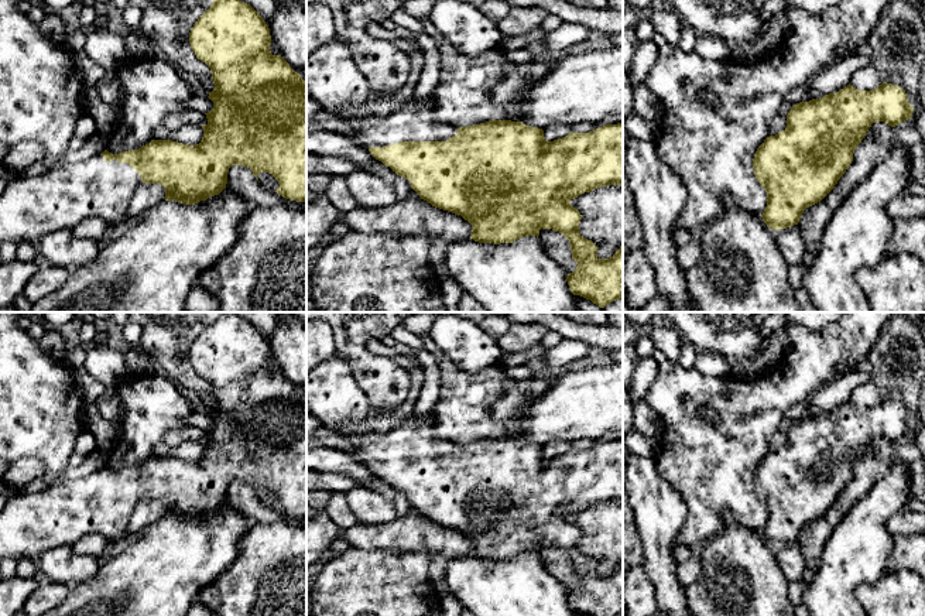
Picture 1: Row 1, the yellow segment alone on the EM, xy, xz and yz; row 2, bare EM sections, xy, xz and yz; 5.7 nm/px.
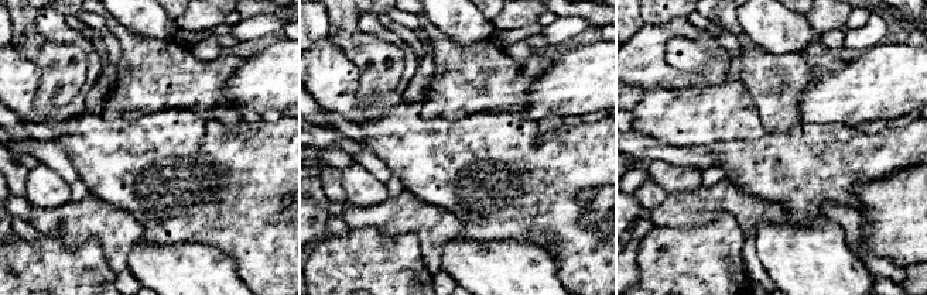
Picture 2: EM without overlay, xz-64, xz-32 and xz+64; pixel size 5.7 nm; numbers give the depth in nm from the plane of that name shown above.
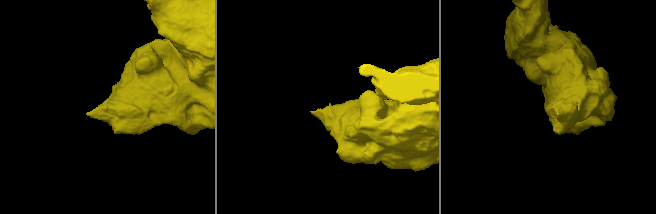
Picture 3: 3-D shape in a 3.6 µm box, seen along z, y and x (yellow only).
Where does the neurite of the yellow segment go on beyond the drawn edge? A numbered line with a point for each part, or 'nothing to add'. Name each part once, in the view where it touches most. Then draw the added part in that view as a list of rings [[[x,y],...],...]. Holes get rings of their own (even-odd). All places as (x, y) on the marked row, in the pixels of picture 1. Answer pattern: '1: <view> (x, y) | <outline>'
1: xz (414, 120) | [[[414,96],[395,112],[386,117],[364,114],[347,117],[343,112],[339,117],[349,122],[356,134],[352,138],[363,148],[384,147],[401,141],[446,141],[458,133],[458,129],[436,120],[434,97],[418,102]]]

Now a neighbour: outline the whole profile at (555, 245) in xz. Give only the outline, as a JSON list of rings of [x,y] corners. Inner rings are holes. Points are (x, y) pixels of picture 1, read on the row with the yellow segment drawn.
[[[541,229],[538,239],[544,251],[566,273],[566,276],[576,270],[578,264],[572,259],[569,240],[562,233],[552,229]]]

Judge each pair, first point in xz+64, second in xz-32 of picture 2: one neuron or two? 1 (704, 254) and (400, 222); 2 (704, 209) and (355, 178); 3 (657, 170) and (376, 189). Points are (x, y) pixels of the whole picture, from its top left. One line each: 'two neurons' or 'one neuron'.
1: two neurons
2: two neurons
3: one neuron

